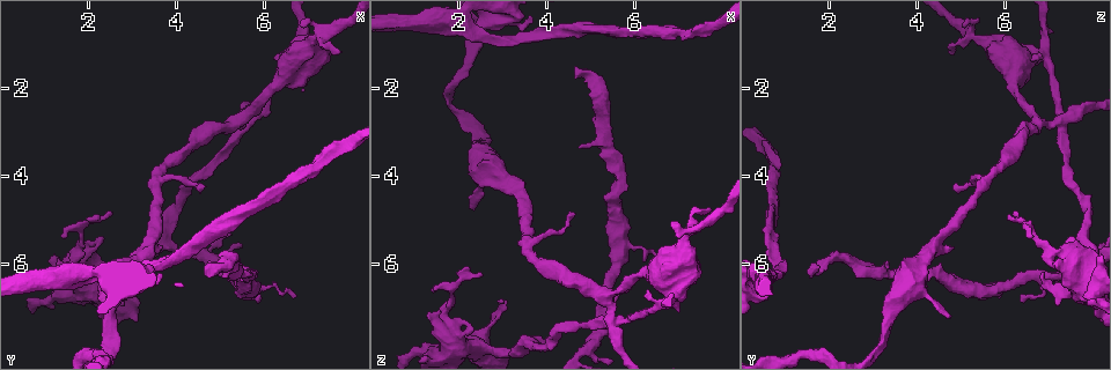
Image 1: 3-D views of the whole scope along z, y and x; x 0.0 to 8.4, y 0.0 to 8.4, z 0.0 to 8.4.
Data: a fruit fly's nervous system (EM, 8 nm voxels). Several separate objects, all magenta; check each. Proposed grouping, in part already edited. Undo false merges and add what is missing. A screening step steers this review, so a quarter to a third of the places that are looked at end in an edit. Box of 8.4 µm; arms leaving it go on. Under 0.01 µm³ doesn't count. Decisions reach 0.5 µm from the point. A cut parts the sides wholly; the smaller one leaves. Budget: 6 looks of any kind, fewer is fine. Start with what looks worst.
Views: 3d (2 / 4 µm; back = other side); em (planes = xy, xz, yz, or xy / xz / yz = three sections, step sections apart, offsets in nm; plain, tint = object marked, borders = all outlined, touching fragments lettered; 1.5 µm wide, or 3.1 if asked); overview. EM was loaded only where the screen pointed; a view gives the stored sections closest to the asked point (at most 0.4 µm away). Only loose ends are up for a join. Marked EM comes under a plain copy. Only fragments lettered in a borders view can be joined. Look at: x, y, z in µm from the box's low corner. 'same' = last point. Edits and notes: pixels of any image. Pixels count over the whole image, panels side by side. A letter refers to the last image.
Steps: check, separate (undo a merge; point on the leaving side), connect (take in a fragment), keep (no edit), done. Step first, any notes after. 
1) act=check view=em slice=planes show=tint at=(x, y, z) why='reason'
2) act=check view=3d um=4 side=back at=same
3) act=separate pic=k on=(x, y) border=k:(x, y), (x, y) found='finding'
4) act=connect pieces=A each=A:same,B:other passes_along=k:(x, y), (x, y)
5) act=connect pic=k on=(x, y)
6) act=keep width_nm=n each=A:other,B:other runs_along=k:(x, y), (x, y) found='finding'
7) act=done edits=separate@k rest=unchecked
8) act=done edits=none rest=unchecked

act=check view=3d um=4 at=(5.55, 2.80, 7.15) why='four or more arms meet'

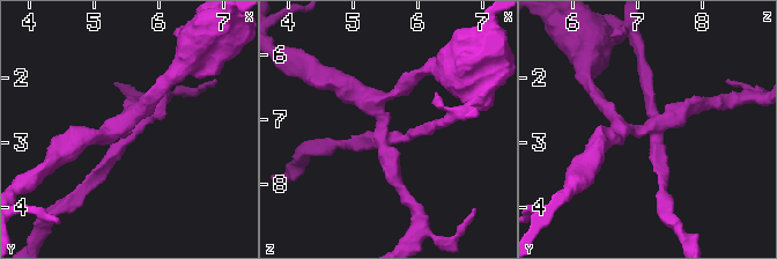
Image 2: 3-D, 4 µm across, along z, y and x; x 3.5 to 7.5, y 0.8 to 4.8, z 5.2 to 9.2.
act=check view=em slice=planes show=borders at=(5.50, 2.80, 7.20) arms=4

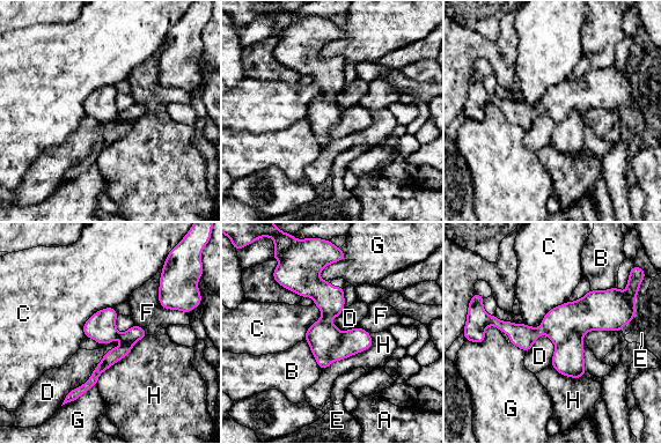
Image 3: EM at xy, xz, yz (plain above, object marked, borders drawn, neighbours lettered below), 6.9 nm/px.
act=separate pic=3 on=(322, 337) each=A:other,B:other,C:other,D:other,E:other,F:other,G:other,H:other part_leaving=3:(486, 320), (516, 332), (623, 322) found='two neurons meet here'

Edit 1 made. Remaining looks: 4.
act=check view=overview why='see it whole again'

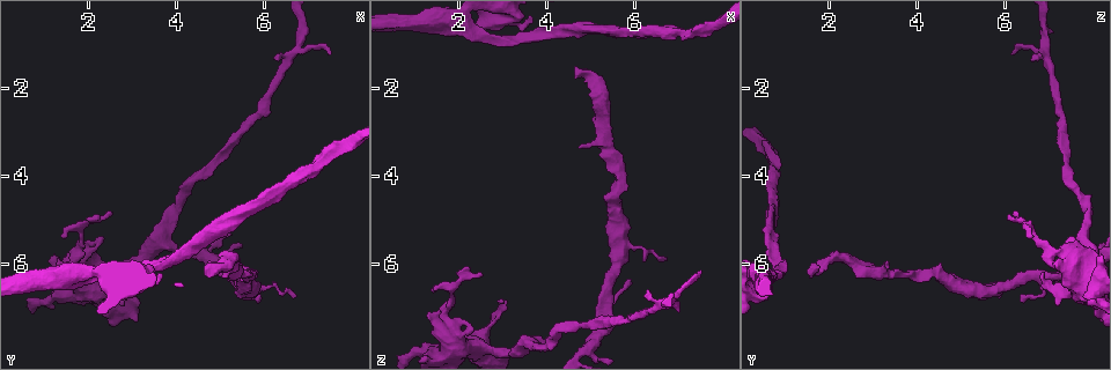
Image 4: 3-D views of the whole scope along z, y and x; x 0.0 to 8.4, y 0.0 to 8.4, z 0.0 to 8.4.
act=check view=em slice=yz step=4 show=borders at=(4.75, 5.90, 3.35) why='free end'

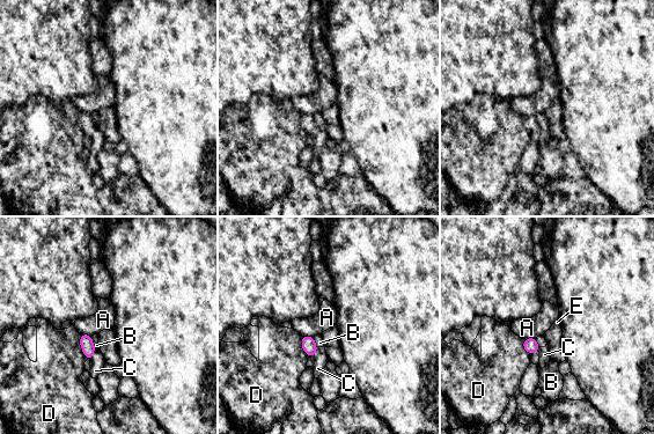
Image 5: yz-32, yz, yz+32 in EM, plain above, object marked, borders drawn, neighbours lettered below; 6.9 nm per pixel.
act=check view=em slice=planes show=borders at=same why='cut it another way'

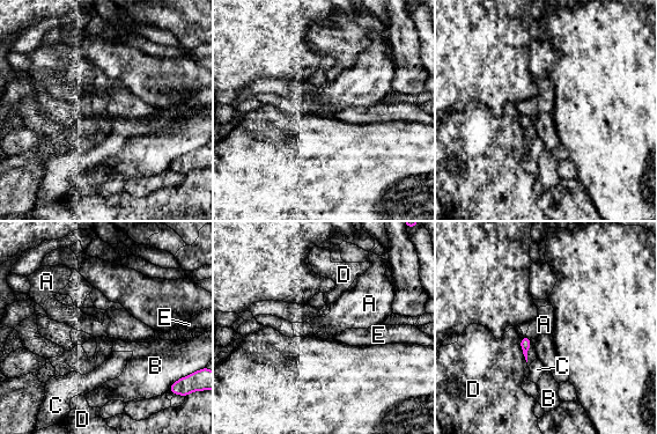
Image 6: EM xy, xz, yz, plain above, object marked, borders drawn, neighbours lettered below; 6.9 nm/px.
act=keep each=A:other,B:other,C:other,D:other,E:other border=6:(526, 336), (531, 339) found='none of them fits'

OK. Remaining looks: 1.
act=done edits=separate@3 rest=unchecked

